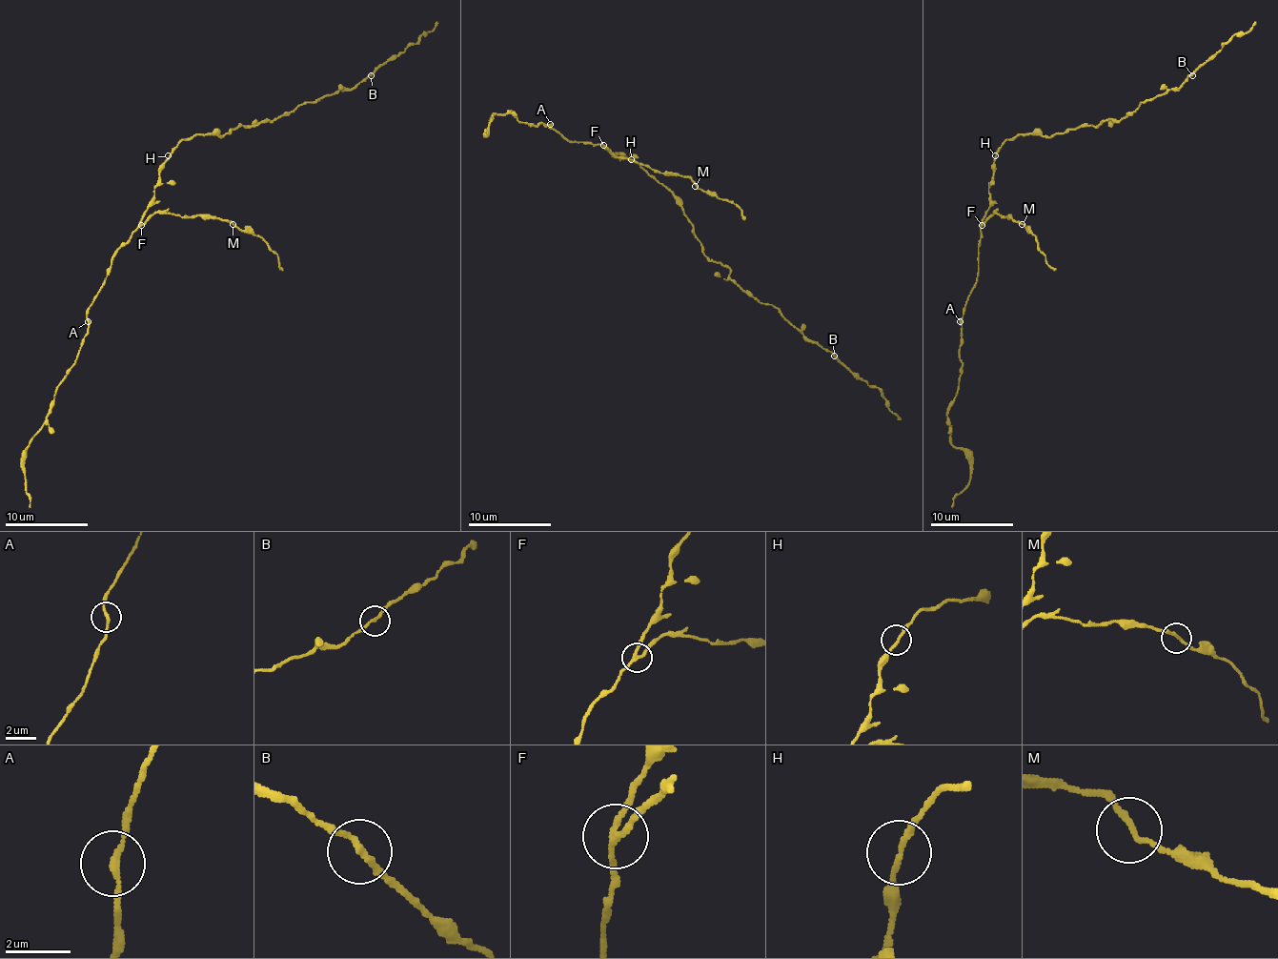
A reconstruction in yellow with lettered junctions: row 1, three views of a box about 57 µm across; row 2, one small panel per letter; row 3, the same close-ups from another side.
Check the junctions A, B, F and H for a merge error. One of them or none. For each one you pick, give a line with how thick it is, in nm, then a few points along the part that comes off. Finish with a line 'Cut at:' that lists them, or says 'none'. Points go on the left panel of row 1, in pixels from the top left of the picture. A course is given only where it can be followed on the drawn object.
F: 160 nm thick; foreign part runs (141, 224), (155, 212), (231, 220), (259, 236), (278, 255), (282, 270)
Cut at: F

